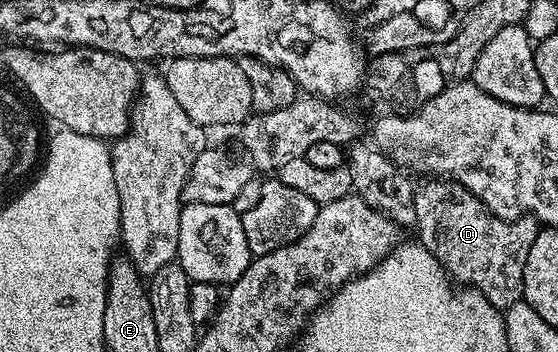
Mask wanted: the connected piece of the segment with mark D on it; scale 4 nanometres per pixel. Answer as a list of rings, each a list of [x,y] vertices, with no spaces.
[[[431,176],[424,182],[427,182],[424,186],[419,184],[415,188],[415,226],[419,230],[417,238],[425,249],[433,252],[433,256],[447,271],[447,277],[460,287],[481,292],[481,296],[485,296],[485,300],[489,300],[489,304],[493,304],[498,310],[505,311],[515,301],[522,299],[525,260],[529,260],[529,248],[533,248],[533,240],[537,240],[540,223],[530,216],[510,220],[499,218],[488,212],[481,200],[473,196],[473,192],[450,178]]]

